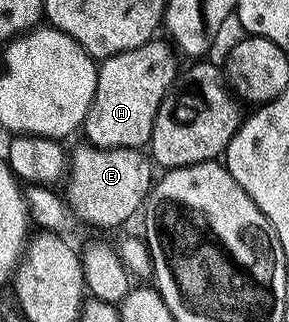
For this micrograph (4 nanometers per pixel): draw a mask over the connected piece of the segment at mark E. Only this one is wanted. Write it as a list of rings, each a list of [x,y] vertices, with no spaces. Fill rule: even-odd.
[[[81,145],[68,155],[64,180],[64,198],[75,220],[94,227],[118,227],[143,210],[152,186],[152,163],[141,150],[133,147],[91,147]]]

